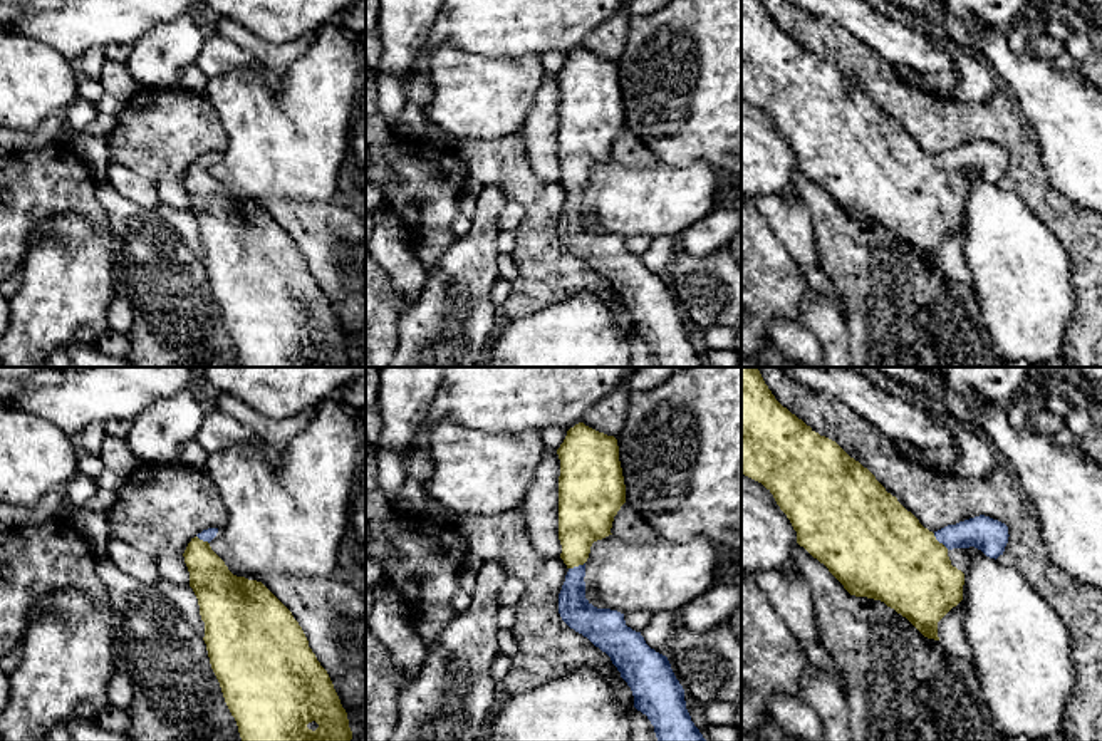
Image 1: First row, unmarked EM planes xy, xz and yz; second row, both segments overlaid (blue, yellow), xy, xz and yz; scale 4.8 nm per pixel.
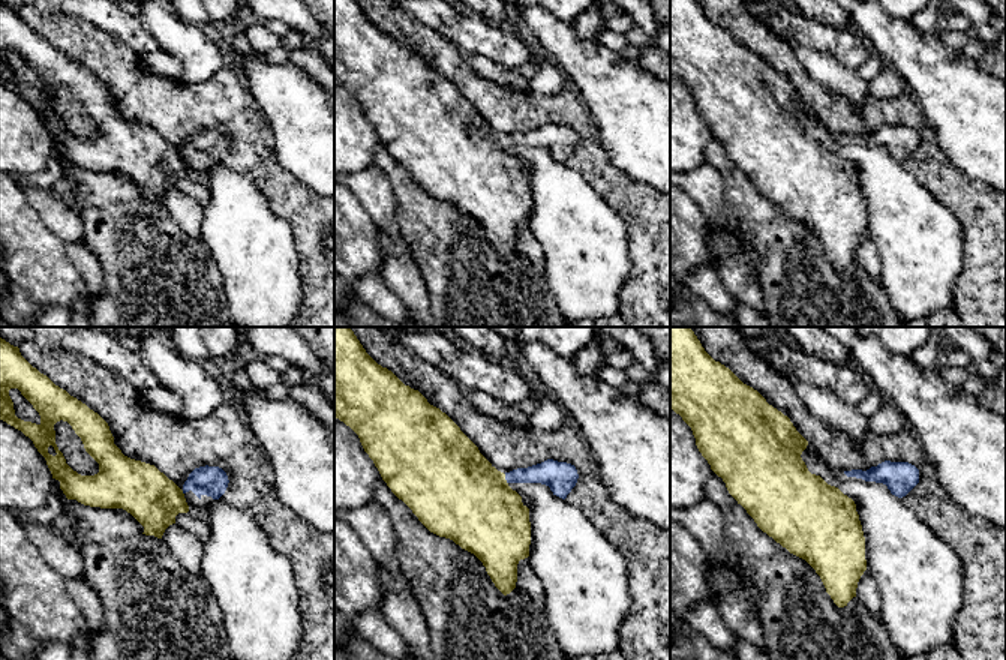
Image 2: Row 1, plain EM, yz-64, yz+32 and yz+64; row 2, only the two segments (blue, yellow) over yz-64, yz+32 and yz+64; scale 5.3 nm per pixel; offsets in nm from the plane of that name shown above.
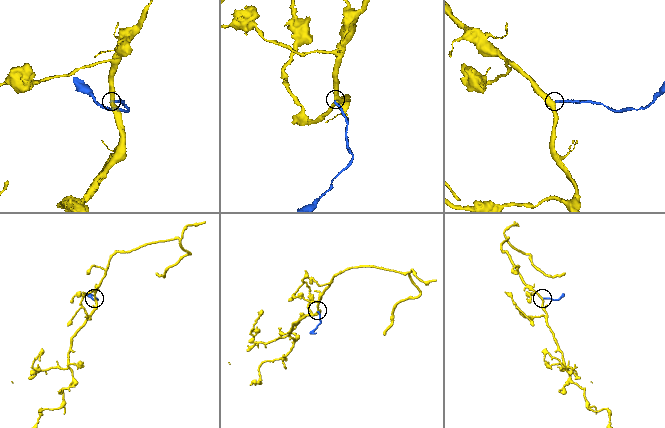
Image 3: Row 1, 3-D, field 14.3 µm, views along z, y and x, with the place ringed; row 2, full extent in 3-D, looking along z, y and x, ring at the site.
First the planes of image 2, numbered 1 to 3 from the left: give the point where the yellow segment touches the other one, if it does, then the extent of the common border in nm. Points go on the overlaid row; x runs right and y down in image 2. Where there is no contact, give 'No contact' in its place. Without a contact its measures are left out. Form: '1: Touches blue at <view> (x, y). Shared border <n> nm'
1: No contact
2: Touches blue at yz+32 (505, 479). Shared border 60 nm
3: No contact

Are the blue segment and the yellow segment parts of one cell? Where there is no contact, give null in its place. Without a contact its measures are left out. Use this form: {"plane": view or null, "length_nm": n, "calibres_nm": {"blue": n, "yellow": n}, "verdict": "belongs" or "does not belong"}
{"plane": "yz", "length_nm": 110, "calibres_nm": {"blue": 160, "yellow": 420}, "verdict": "belongs"}

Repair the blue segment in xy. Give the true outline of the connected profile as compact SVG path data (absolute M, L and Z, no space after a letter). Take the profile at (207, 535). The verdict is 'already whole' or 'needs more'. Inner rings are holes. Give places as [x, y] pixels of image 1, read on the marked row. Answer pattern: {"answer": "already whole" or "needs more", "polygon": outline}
{"answer": "needs more", "polygon": "M218 528L198 533L183 557L190 572L200 615L205 622L205 644L211 669L220 682L225 702L237 721L242 741L351 741L347 712L327 671L309 647L309 640L292 612L262 583L233 575L211 550Z"}

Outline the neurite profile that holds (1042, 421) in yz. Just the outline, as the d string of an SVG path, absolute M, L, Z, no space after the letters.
M1037 404L1025 419L1025 428L1038 434L1055 436L1065 428L1065 419Z

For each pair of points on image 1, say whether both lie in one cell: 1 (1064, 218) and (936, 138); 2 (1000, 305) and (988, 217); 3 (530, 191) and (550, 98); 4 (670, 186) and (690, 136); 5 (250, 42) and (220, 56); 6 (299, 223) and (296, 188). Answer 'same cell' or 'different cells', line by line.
1: same cell
2: same cell
3: different cells
4: different cells
5: different cells
6: different cells

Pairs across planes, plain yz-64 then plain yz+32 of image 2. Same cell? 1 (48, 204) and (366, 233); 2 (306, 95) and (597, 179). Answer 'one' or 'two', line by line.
1: two
2: two

